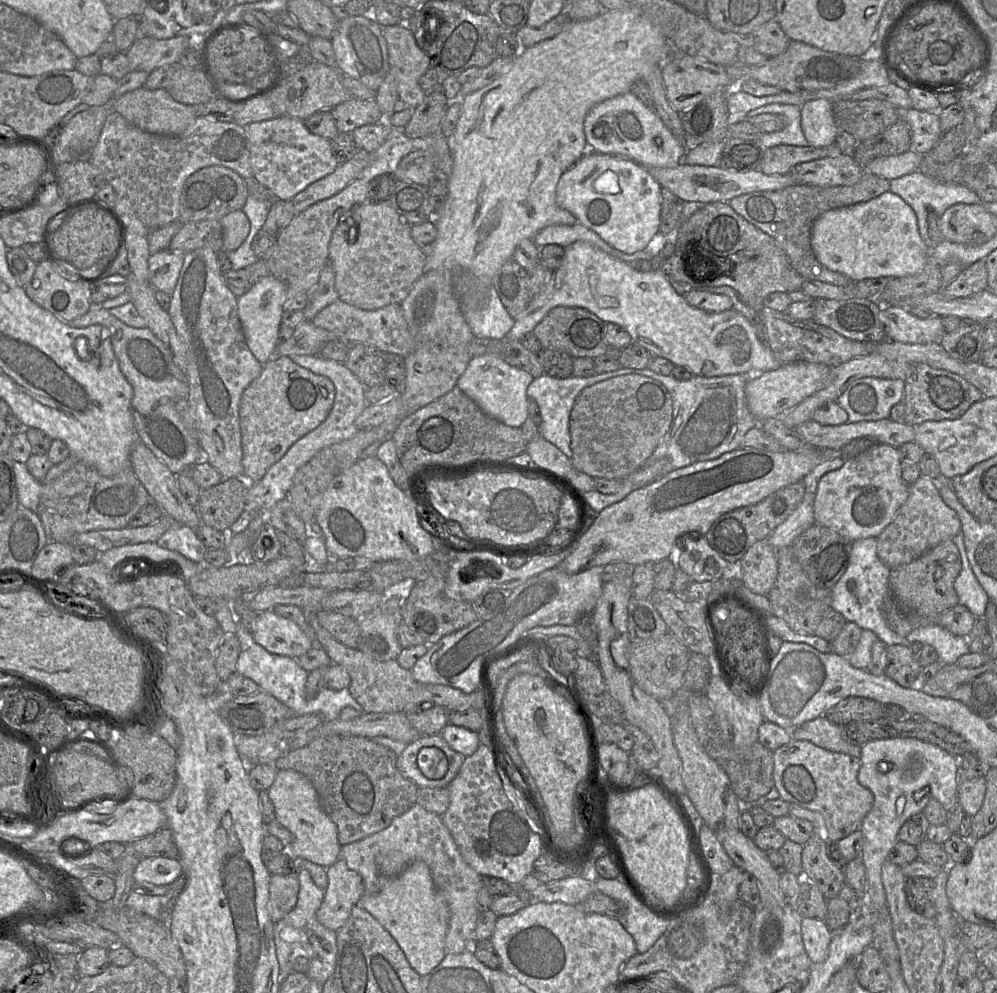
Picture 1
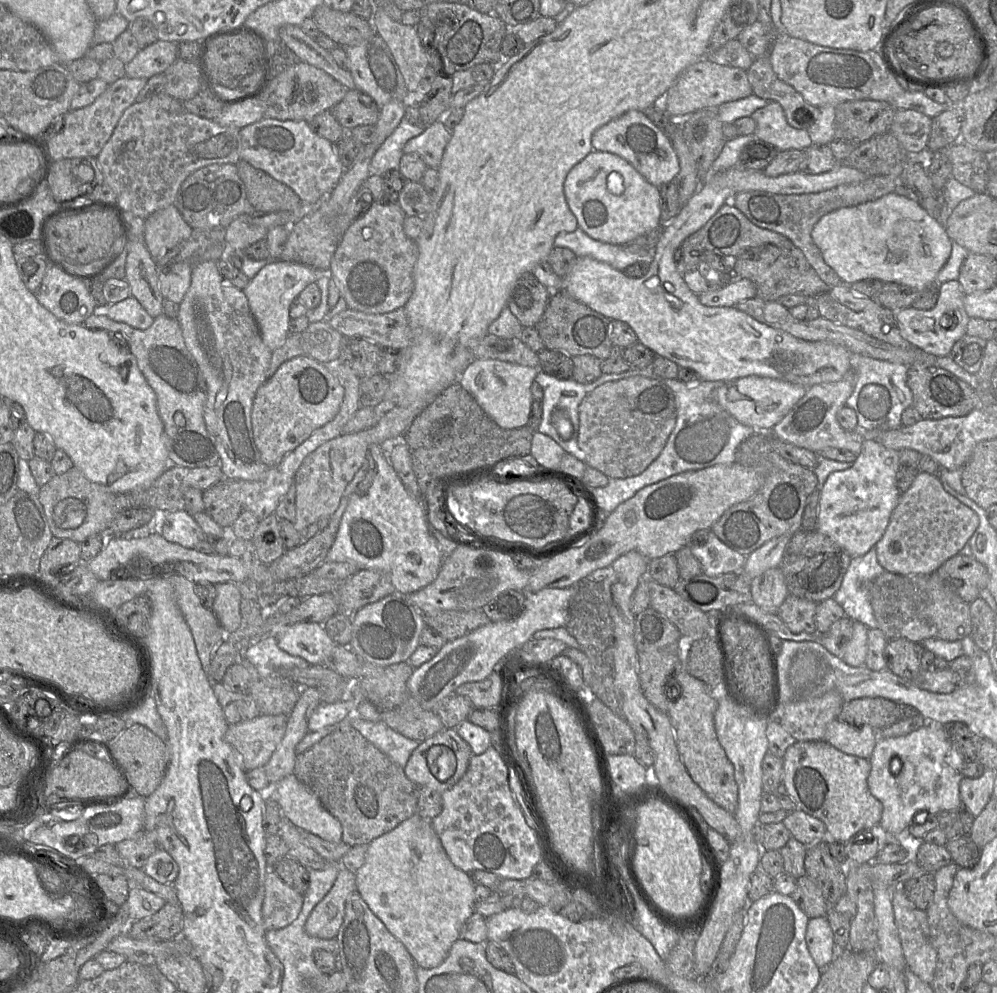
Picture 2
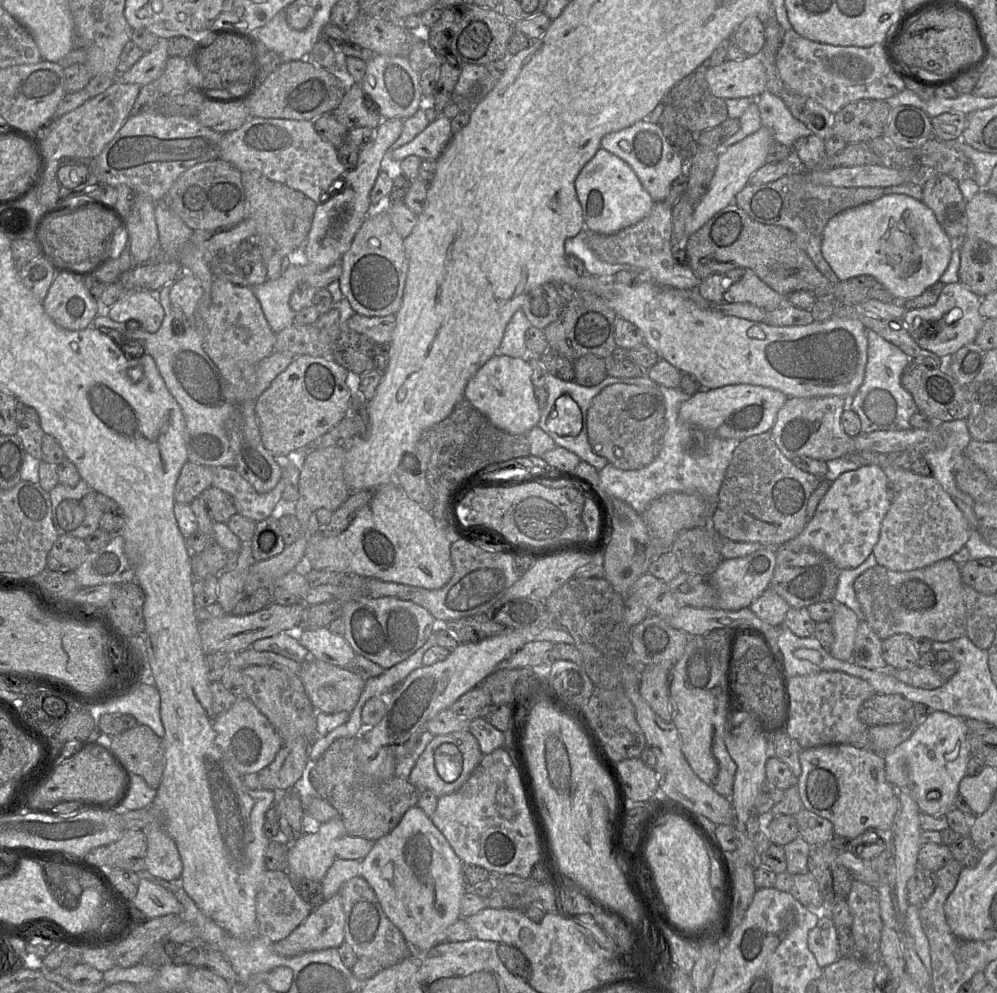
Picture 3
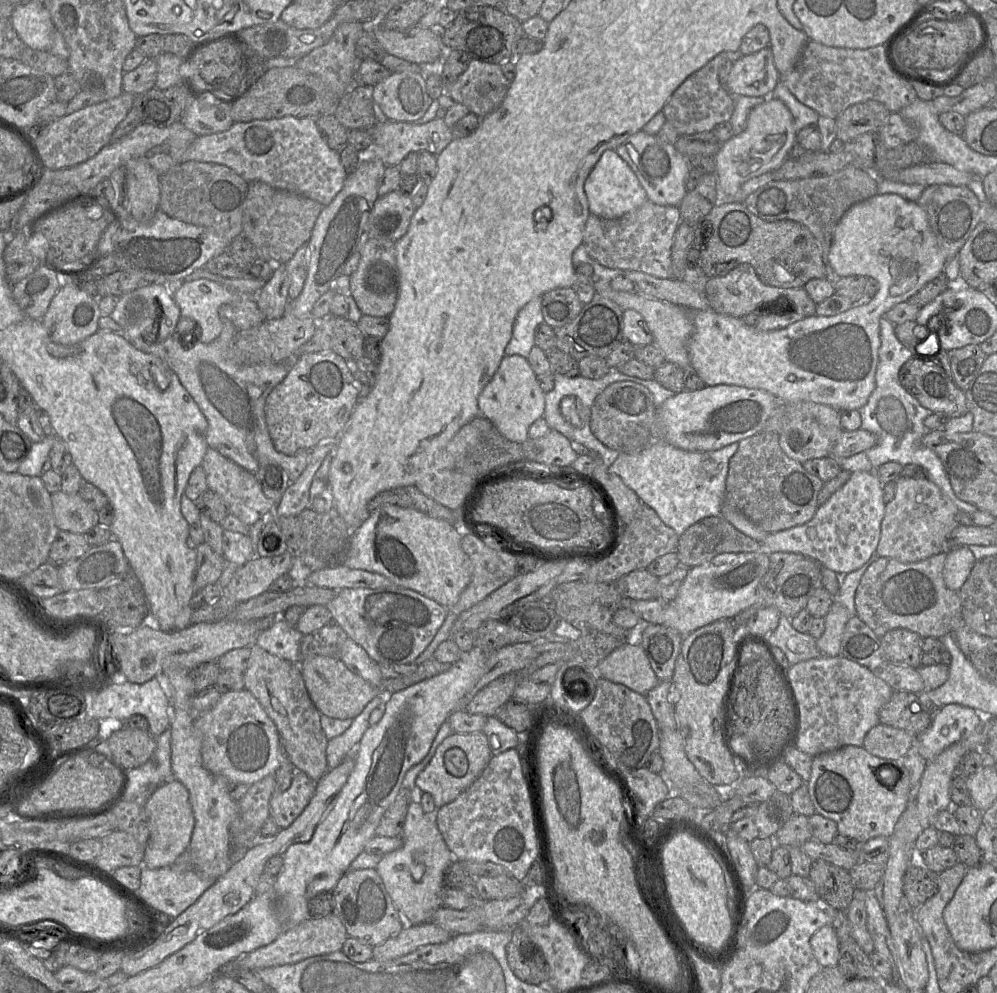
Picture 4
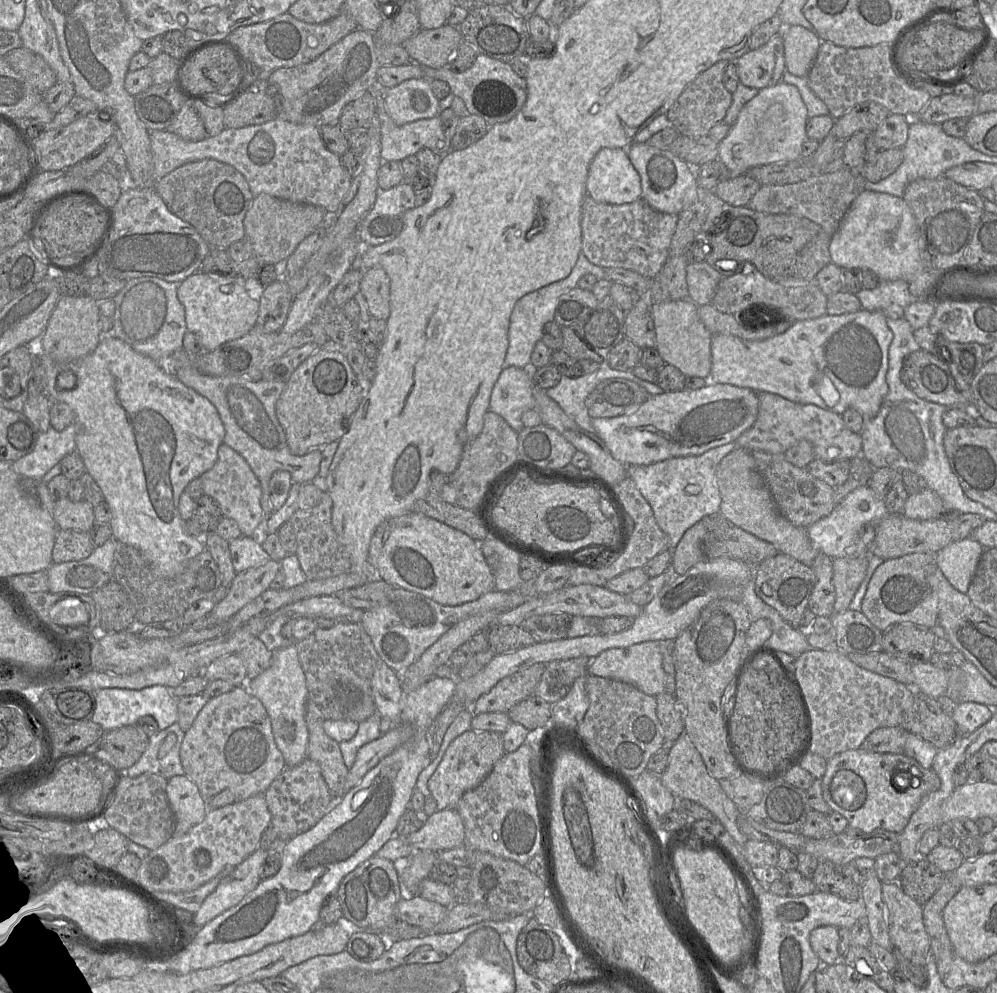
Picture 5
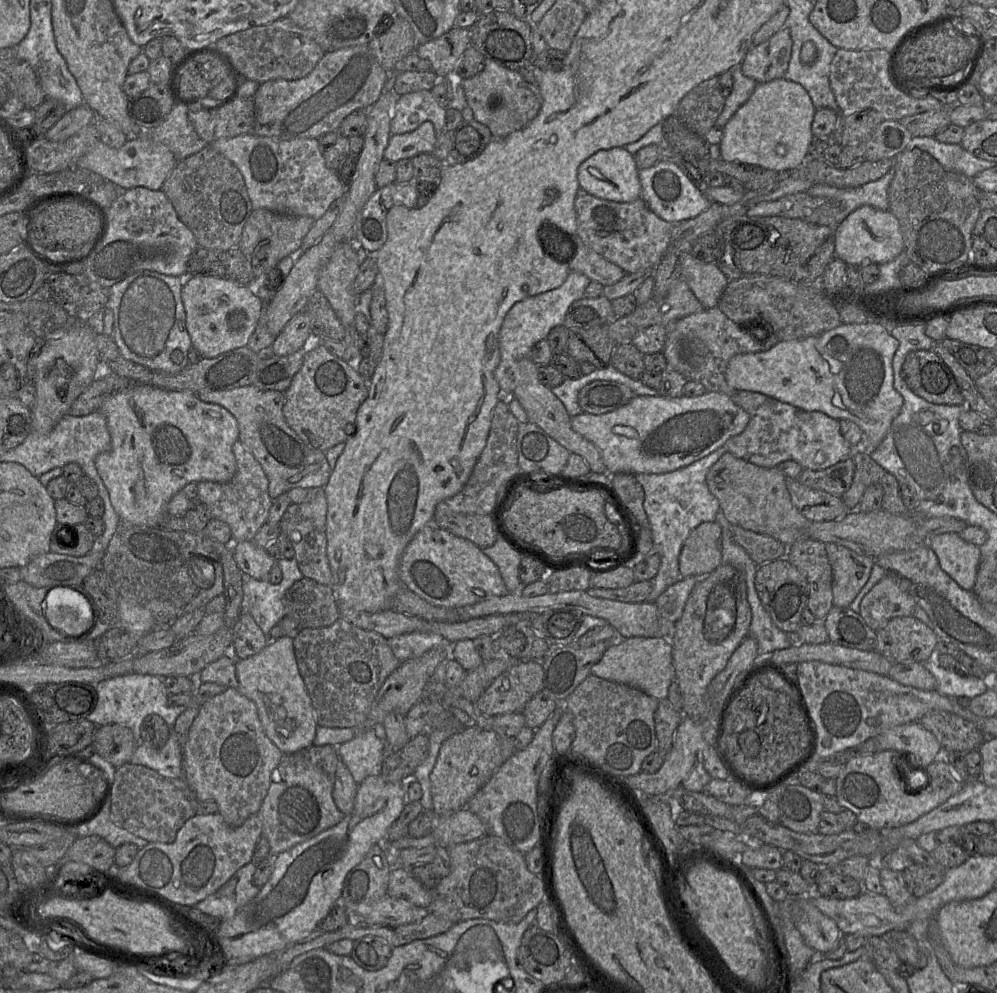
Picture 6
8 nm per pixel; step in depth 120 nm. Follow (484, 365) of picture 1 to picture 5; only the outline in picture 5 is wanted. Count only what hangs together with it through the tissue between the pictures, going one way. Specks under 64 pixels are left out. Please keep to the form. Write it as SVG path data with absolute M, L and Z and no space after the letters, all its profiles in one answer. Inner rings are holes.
M503 368L490 397L489 410L500 415L517 433L523 428L522 415L535 408L532 370Z

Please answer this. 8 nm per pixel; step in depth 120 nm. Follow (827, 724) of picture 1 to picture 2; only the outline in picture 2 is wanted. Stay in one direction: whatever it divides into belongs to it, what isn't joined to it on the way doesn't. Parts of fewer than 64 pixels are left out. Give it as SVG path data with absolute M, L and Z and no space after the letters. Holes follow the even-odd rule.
M836 719L827 726L823 740L845 754L869 759L873 754L878 739L878 732L871 726L851 725Z

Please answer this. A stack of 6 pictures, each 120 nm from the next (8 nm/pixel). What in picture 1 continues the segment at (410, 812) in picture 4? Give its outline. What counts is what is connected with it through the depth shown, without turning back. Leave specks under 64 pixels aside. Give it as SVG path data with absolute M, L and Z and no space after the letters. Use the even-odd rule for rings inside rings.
M414 861L399 875L384 879L377 893L364 893L359 905L372 915L394 938L411 967L425 976L445 957L449 908L436 889L431 871L423 861Z

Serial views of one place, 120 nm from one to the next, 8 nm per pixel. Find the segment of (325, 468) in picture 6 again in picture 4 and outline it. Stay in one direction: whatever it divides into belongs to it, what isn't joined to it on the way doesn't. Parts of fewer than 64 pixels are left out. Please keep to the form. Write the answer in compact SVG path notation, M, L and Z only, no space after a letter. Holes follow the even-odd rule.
M223 320L220 335L210 343L195 341L185 344L176 331L162 342L150 346L142 346L141 351L158 356L166 366L174 372L183 387L198 405L208 422L206 441L208 448L214 449L243 469L254 474L260 465L273 463L282 467L288 474L289 482L295 482L308 463L311 450L299 450L295 455L288 456L278 452L271 440L265 419L265 403L272 389L286 377L289 366L285 363L264 363L257 365L239 365L229 359L229 350L237 338L237 330L229 320Z

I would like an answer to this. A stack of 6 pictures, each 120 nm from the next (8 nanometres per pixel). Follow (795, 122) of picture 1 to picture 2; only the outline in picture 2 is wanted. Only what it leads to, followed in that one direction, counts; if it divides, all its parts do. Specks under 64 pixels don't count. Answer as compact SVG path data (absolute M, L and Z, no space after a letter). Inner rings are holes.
M770 101L754 111L750 117L756 122L755 136L770 143L778 151L805 150L813 144L807 130L788 124L782 106L776 101Z

